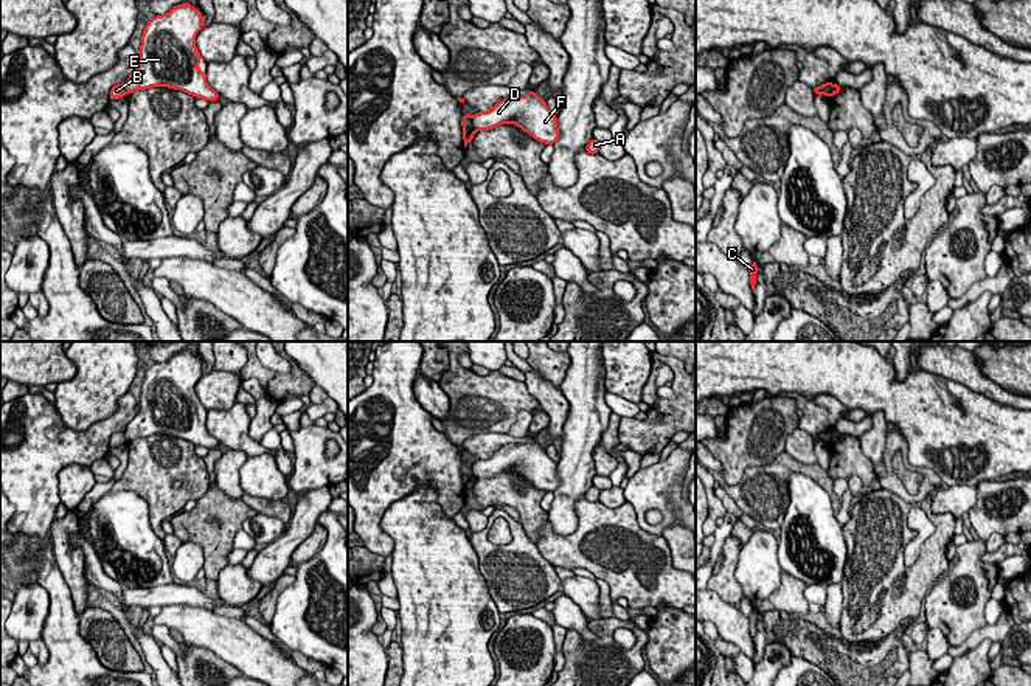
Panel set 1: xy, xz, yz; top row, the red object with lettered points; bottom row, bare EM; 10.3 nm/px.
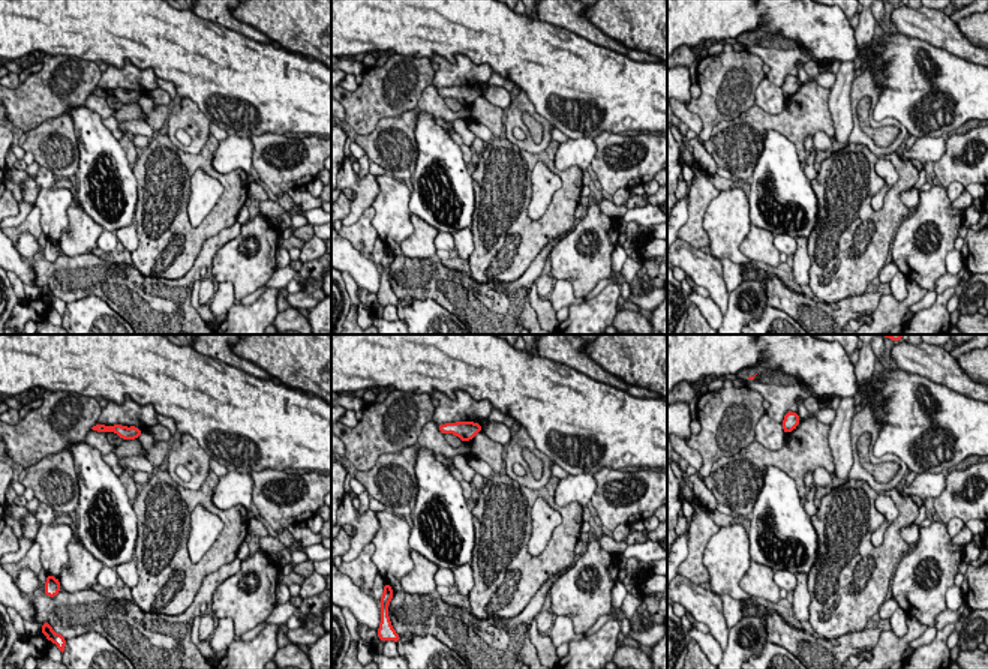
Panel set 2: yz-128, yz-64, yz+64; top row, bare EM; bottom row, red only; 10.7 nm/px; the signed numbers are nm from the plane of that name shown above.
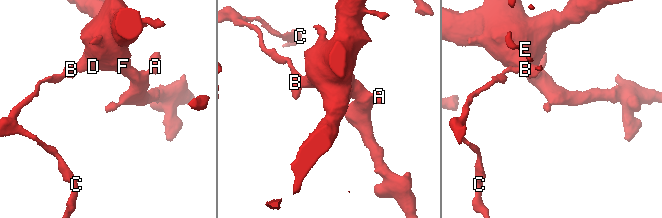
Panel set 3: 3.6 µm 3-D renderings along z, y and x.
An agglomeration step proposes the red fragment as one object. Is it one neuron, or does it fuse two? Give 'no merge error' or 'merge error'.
merge error

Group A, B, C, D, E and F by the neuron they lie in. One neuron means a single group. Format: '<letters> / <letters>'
A D E F / B C

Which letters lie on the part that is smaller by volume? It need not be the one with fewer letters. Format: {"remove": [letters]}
{"remove": ["B", "C"]}

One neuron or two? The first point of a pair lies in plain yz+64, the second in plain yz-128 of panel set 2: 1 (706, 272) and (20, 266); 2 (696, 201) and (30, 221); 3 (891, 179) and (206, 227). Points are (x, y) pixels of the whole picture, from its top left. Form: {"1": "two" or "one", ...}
{"1": "one", "2": "one", "3": "two"}

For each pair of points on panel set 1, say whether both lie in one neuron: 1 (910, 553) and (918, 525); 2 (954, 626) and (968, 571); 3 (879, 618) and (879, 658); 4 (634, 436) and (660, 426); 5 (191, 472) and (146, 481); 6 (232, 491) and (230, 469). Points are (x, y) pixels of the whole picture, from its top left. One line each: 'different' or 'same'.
1: same
2: same
3: different
4: same
5: same
6: same

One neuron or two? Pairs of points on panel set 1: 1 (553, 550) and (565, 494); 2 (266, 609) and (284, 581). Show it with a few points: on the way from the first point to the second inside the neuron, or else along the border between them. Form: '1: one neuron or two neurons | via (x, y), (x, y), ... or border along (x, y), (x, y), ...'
1: two neurons | border along (578, 502), (576, 528), (569, 534), (556, 534)
2: one neuron | via (267, 602), (278, 587)

